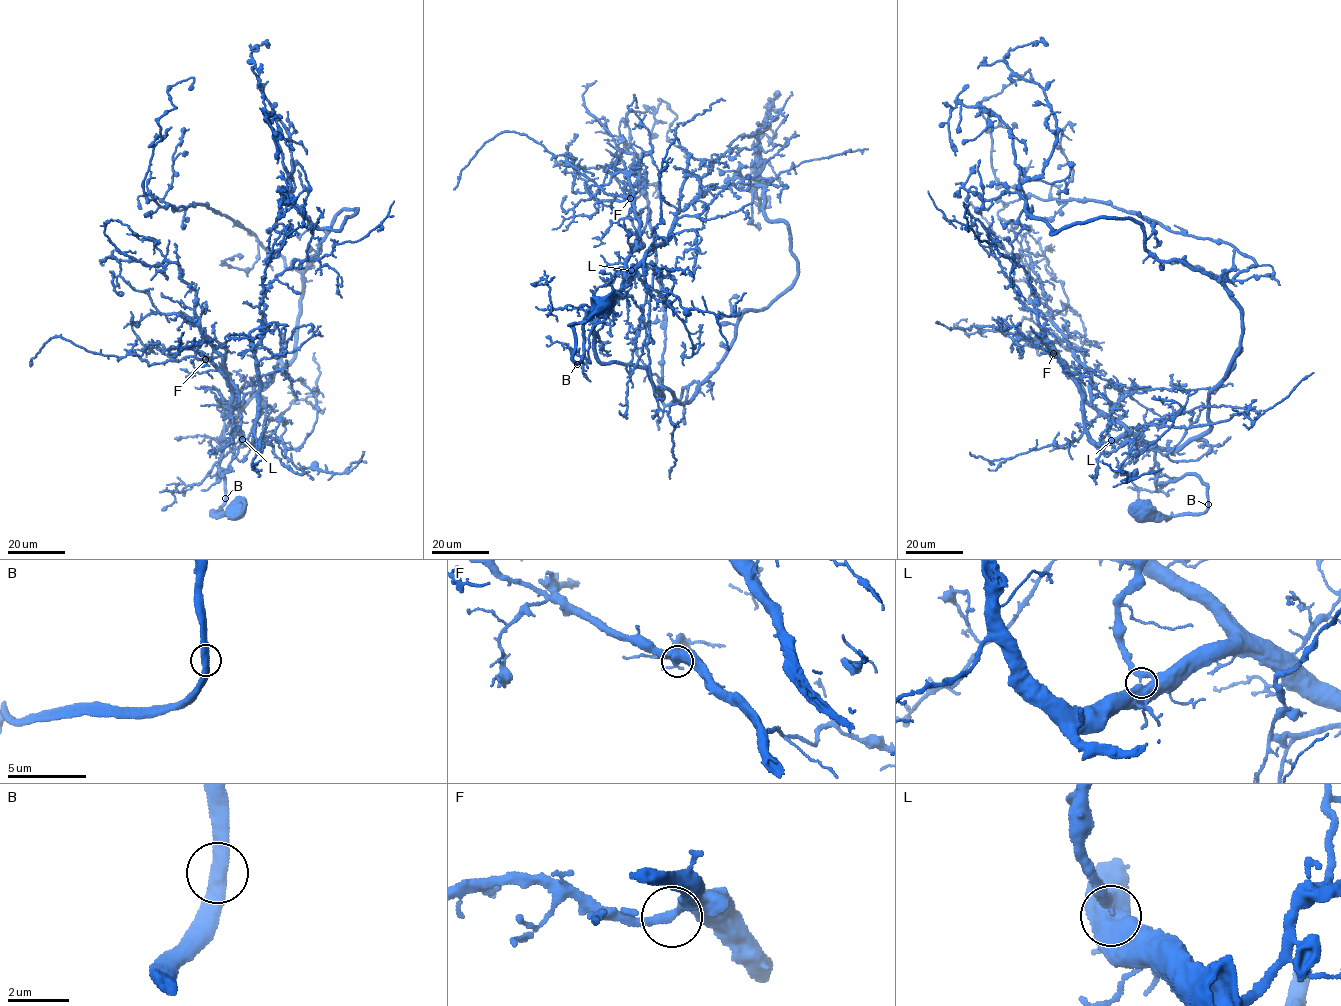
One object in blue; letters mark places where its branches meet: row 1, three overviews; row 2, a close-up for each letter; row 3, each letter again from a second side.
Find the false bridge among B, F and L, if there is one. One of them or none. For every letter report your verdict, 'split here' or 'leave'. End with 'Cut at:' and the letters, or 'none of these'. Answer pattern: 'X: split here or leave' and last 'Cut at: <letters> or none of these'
B: leave
F: leave
L: leave
Cut at: none of these

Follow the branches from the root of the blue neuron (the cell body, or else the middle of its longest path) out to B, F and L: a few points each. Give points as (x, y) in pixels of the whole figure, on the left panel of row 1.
B: (237, 507), (235, 513), (215, 514), (213, 512), (222, 508), (226, 498)
F: (237, 507), (213, 512), (225, 502), (221, 469), (216, 476), (234, 430), (227, 377), (205, 359)
L: (237, 507), (235, 513), (213, 512), (225, 502), (221, 469), (216, 481), (223, 447), (238, 432), (242, 439)

